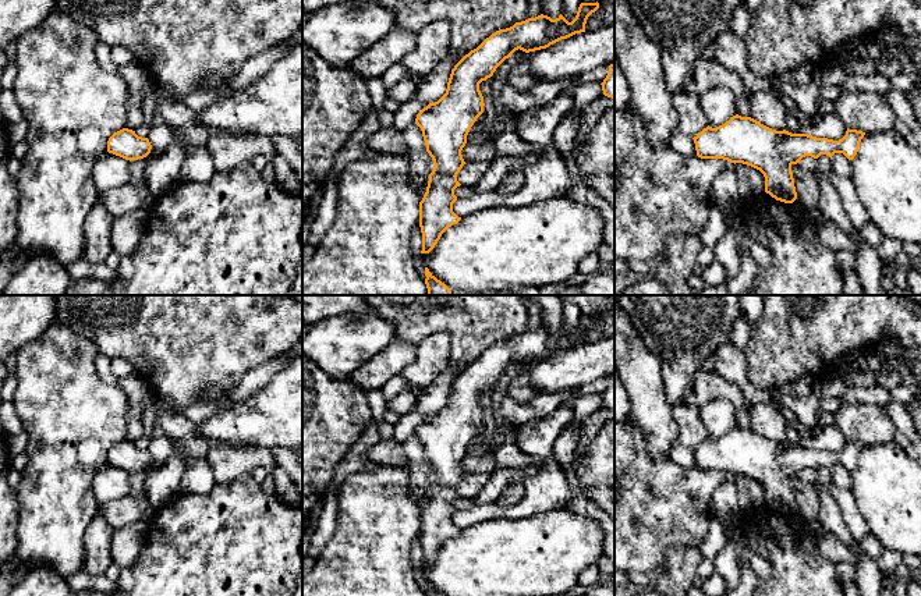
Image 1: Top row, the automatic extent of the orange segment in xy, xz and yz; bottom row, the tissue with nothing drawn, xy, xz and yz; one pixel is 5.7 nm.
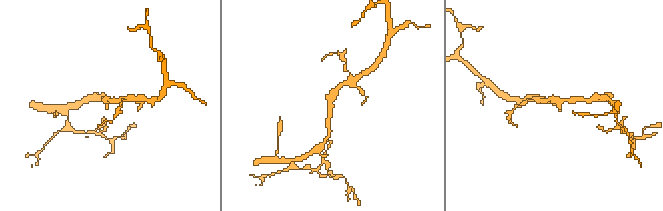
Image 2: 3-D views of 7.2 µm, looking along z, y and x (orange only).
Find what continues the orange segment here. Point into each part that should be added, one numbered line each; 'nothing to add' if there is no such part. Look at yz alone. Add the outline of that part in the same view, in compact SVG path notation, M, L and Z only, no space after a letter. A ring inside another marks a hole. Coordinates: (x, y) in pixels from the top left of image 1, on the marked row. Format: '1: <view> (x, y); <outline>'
nothing to add

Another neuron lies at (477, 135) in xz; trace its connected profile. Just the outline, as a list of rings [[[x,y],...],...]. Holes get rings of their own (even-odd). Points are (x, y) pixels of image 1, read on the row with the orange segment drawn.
[[[483,113],[477,118],[467,135],[467,143],[482,145],[489,139],[495,139],[507,125],[500,120],[495,120],[486,130],[483,128]]]

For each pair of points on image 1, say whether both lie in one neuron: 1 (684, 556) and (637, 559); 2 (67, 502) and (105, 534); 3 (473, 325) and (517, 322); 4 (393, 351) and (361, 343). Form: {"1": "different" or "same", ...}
{"1": "different", "2": "different", "3": "same", "4": "different"}

